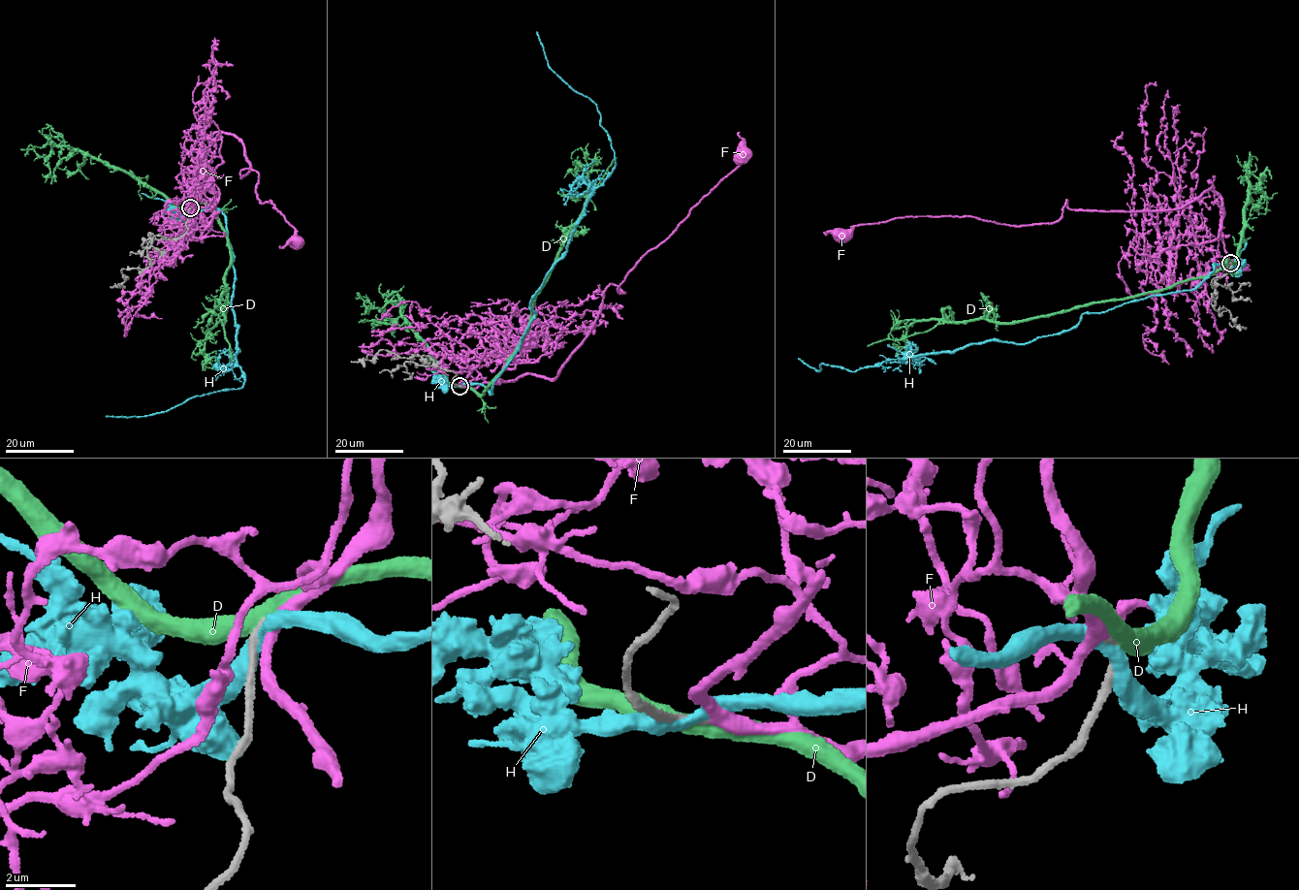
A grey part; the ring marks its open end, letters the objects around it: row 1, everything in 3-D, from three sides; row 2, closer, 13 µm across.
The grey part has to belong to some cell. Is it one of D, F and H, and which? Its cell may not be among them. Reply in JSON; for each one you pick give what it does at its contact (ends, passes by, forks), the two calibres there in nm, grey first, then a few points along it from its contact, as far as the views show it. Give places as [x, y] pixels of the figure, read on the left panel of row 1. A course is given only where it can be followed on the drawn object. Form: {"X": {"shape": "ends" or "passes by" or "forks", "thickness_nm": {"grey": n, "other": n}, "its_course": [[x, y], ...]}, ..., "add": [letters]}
{"F": {"shape": "passes by", "thickness_nm": {"grey": 200, "other": 320}, "its_course": [[190, 207], [209, 138], [232, 134], [249, 164], [240, 177], [258, 174], [256, 196], [284, 215], [295, 243]]}, "add": ["F"]}

